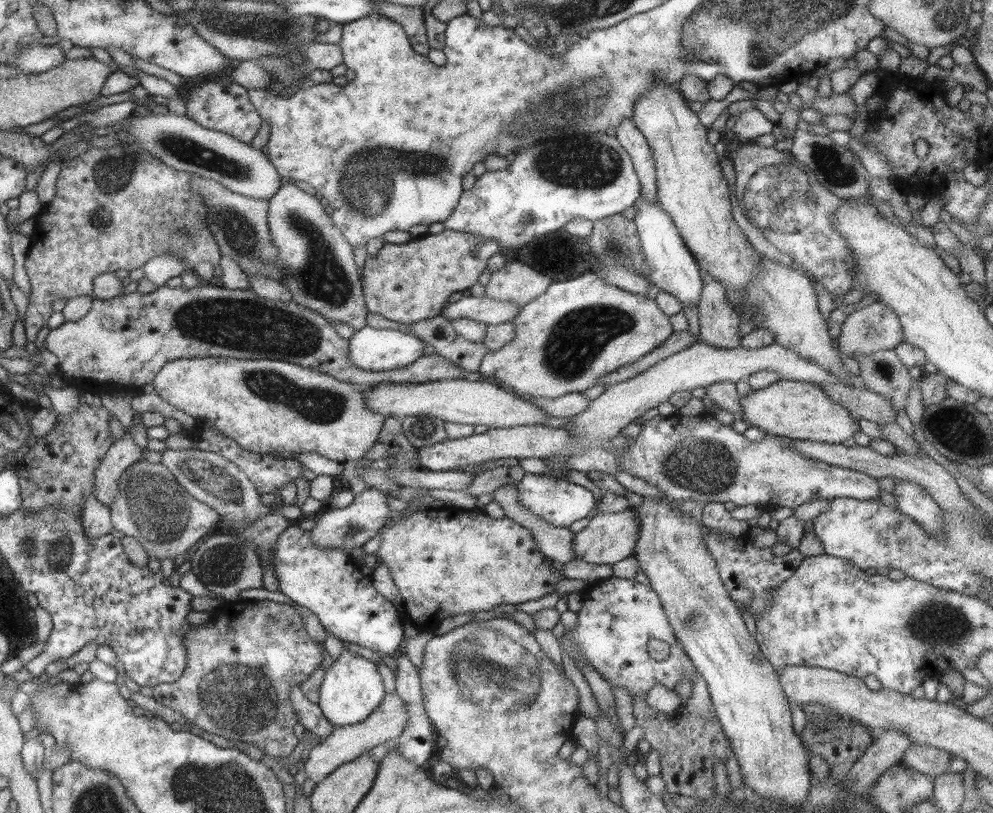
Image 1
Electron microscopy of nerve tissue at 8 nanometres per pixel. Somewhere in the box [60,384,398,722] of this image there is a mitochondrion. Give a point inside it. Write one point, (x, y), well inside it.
(158, 511)

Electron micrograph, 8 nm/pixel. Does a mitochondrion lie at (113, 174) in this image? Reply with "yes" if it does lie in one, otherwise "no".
yes

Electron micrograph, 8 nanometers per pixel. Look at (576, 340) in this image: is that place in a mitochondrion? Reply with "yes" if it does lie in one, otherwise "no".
yes

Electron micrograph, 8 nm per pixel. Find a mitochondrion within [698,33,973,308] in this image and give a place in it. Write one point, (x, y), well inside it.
(833, 165)

